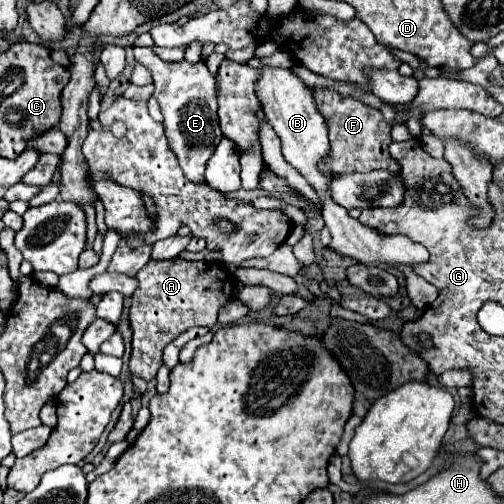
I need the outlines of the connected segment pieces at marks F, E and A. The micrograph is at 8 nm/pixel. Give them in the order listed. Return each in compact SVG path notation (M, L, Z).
M314 87L314 97L316 97L318 111L326 119L328 135L330 135L330 155L322 163L326 173L336 177L342 173L352 173L352 171L368 173L372 169L400 171L400 165L388 153L388 143L392 143L392 139L390 139L388 123L384 121L378 109L368 107L358 99L342 97L330 89L320 89L320 87Z
M133 47L133 54L142 65L148 67L148 71L154 77L154 95L158 99L158 105L164 115L164 129L166 137L190 181L200 183L204 181L202 173L206 167L206 161L210 159L210 153L214 151L214 145L222 139L222 131L218 127L218 115L216 115L216 79L208 71L208 67L200 63L168 63L158 59L148 47Z
M148 261L136 275L138 289L132 295L130 305L130 329L132 329L132 357L130 373L150 381L156 377L164 347L174 341L182 331L198 325L212 327L216 325L216 315L226 301L232 299L238 279L226 269L224 263L208 261Z

